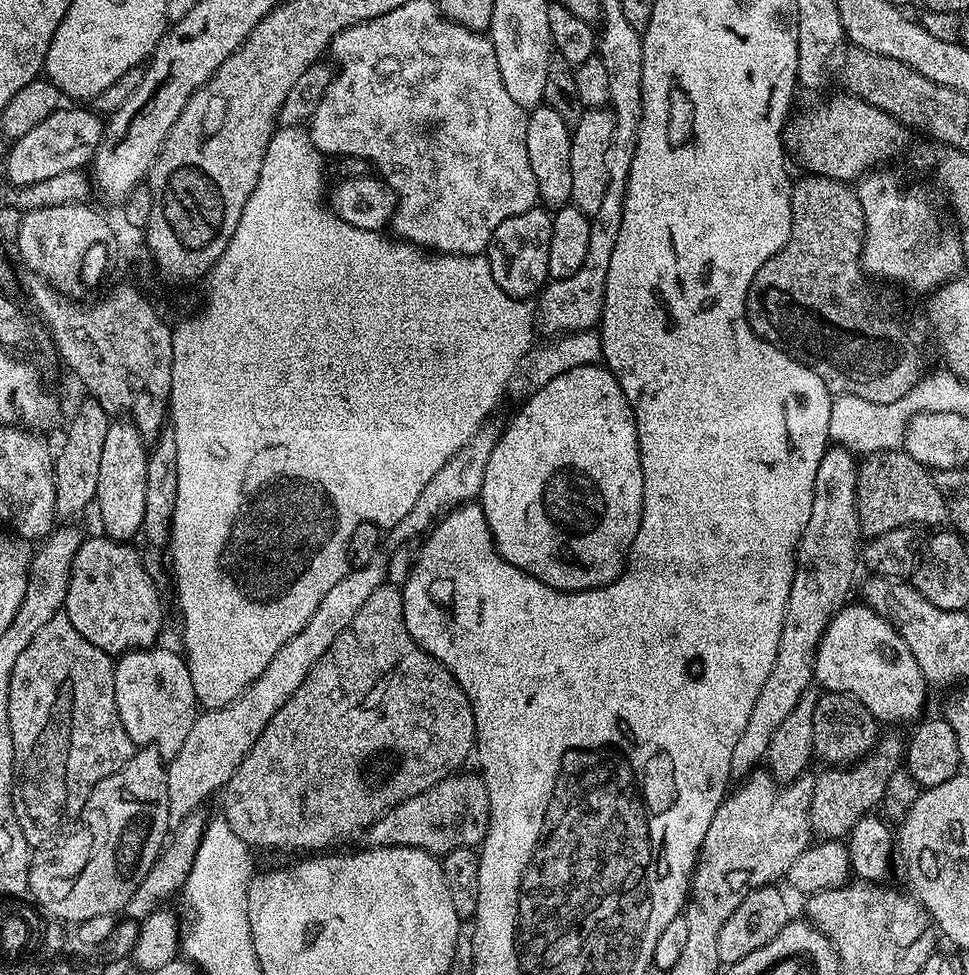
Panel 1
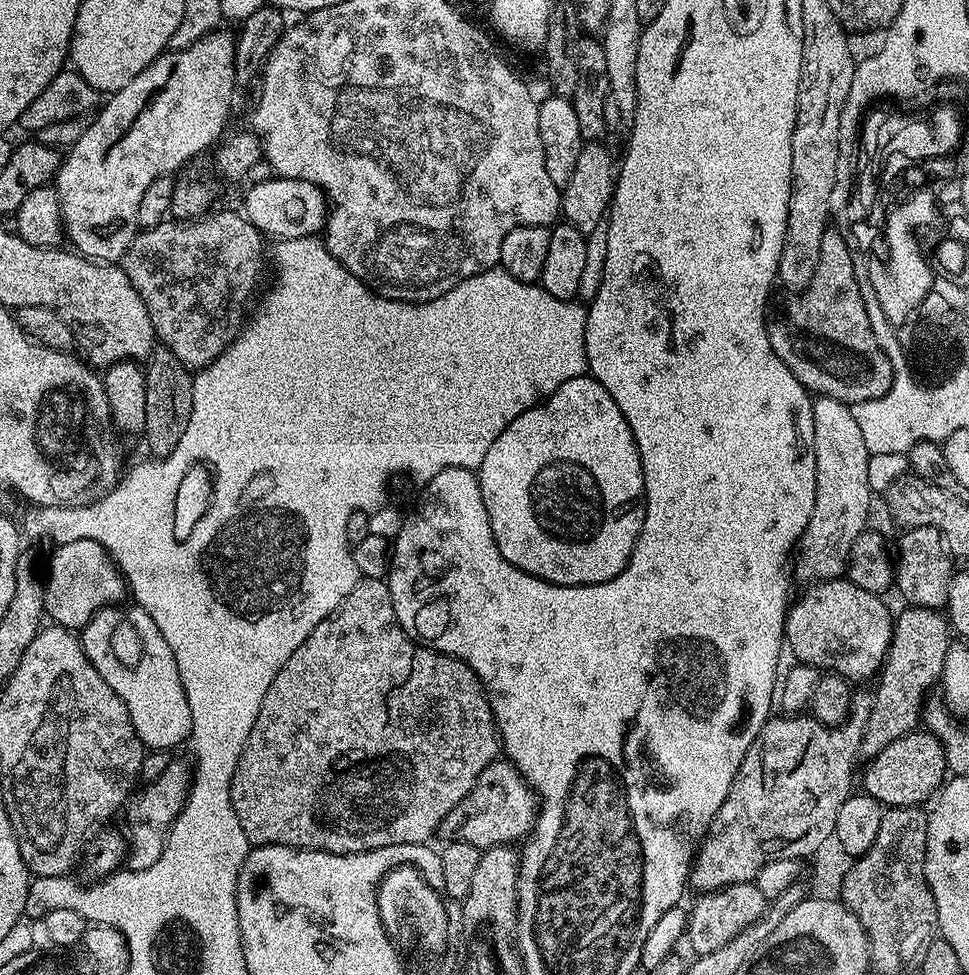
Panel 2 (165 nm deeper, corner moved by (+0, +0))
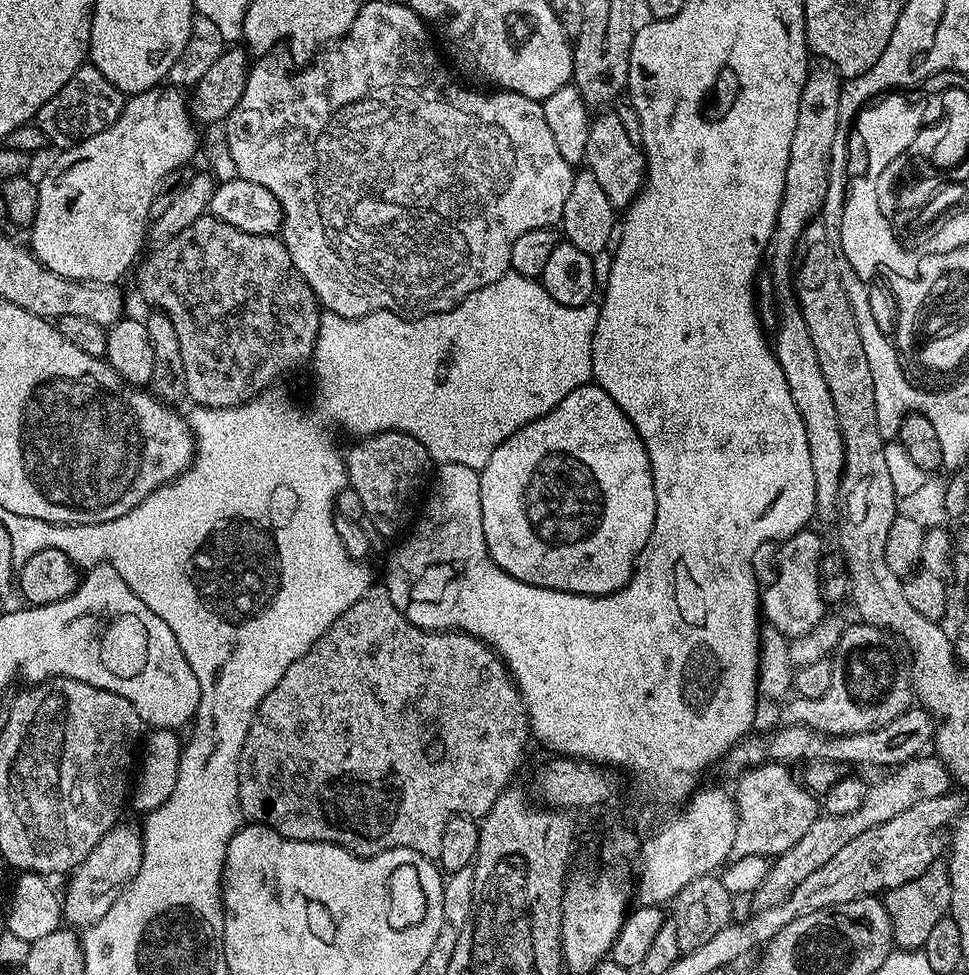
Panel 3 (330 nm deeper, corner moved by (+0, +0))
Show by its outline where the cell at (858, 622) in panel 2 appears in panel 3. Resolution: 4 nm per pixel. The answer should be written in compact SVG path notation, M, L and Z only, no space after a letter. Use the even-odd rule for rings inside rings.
M812 530L796 532L779 545L776 552L776 577L762 592L762 616L771 627L789 638L806 634L826 615L826 599L821 591L816 536Z

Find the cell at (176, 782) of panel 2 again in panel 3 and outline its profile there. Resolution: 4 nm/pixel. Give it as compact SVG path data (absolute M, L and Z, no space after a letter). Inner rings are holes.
M117 822L67 877L68 889L62 892L62 920L65 925L87 930L91 924L96 924L138 874L144 857L144 837L137 825L135 828L124 823Z

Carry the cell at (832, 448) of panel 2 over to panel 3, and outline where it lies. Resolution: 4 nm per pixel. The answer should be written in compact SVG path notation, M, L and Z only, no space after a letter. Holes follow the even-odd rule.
M827 66L813 67L806 78L806 86L802 86L802 98L798 102L798 126L794 130L794 142L790 142L790 162L786 166L786 182L784 183L784 201L780 204L776 229L770 245L770 264L772 260L772 284L776 287L776 300L780 303L780 325L774 336L774 351L782 366L782 374L786 374L786 386L790 386L790 398L794 398L794 406L798 406L798 414L806 426L806 446L810 446L810 466L814 466L814 490L816 491L816 511L819 519L828 520L837 515L842 499L840 479L844 473L844 443L842 430L838 426L838 414L834 411L834 398L830 398L830 386L826 386L826 378L822 378L822 366L818 366L818 354L814 354L814 342L810 338L810 330L806 330L804 315L800 303L794 295L792 283L792 257L796 254L796 243L806 226L819 217L820 207L824 205L828 189L828 171L830 170L830 150L834 150L834 130L838 130L838 98L842 80L833 69Z

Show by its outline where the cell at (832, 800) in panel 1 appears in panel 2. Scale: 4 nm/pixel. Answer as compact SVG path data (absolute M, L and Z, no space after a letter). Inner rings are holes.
M908 606L905 609L905 612L895 613L888 659L878 673L880 685L872 692L872 709L870 718L866 718L860 746L860 756L864 758L876 756L886 750L890 742L902 738L907 732L917 731L929 695L927 692L931 690L932 683L935 685L939 681L946 662L950 643L947 615L935 608Z

